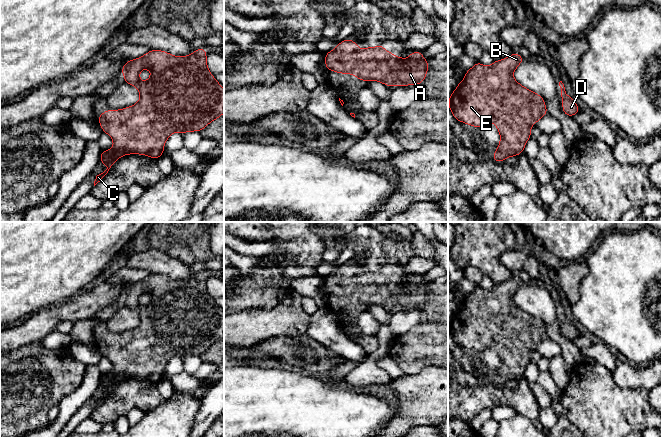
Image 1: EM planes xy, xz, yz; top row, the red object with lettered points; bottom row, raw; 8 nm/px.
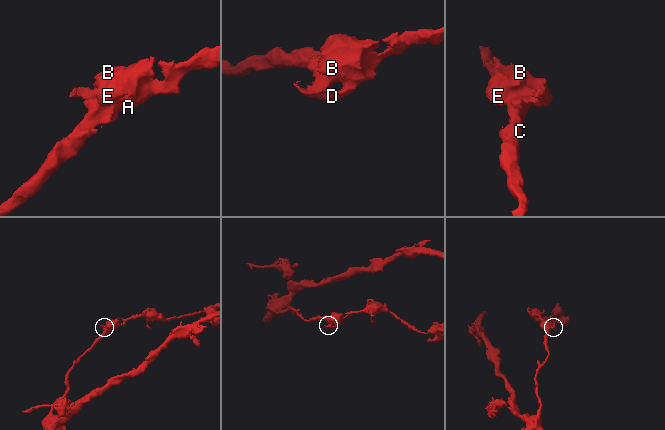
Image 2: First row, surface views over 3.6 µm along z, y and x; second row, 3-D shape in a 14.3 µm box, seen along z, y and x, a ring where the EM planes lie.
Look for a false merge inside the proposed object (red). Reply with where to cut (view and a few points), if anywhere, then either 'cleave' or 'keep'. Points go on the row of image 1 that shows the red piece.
no cut | keep

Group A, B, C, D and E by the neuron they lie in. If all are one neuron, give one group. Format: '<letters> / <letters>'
A B C D E

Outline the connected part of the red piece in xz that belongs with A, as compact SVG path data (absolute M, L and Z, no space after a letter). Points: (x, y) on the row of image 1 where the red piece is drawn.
M345 39L344 41L338 43L334 50L328 51L325 54L325 66L327 70L334 71L340 74L352 74L361 81L379 81L386 85L387 87L398 85L398 86L408 86L408 85L419 85L424 81L428 73L428 62L422 57L423 51L411 52L408 59L403 59L402 56L396 57L391 52L383 48L383 43L377 47L366 47L365 49L360 49L354 40Z

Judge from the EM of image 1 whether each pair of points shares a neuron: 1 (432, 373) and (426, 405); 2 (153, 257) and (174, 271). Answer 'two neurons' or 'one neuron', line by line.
1: one neuron
2: one neuron

